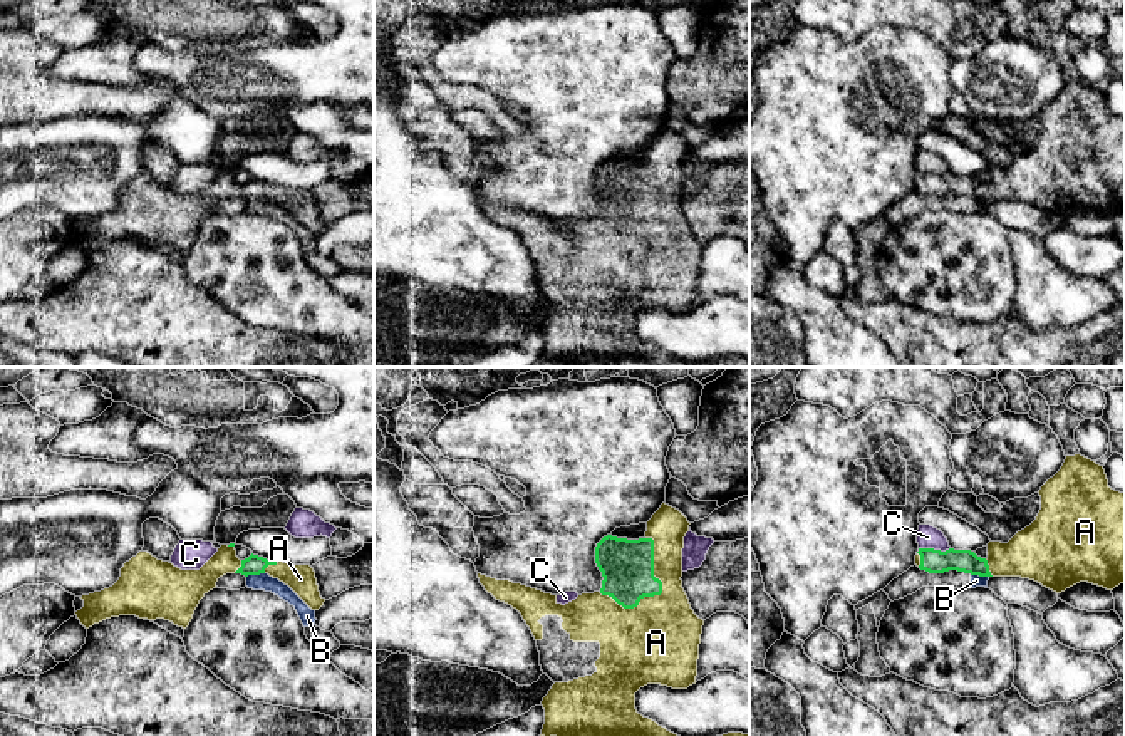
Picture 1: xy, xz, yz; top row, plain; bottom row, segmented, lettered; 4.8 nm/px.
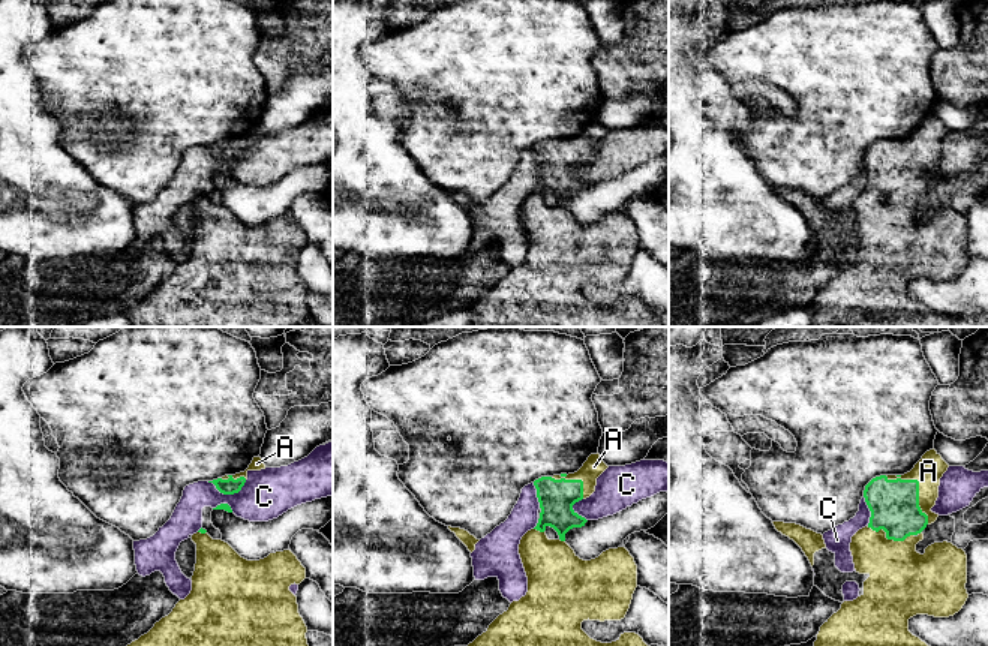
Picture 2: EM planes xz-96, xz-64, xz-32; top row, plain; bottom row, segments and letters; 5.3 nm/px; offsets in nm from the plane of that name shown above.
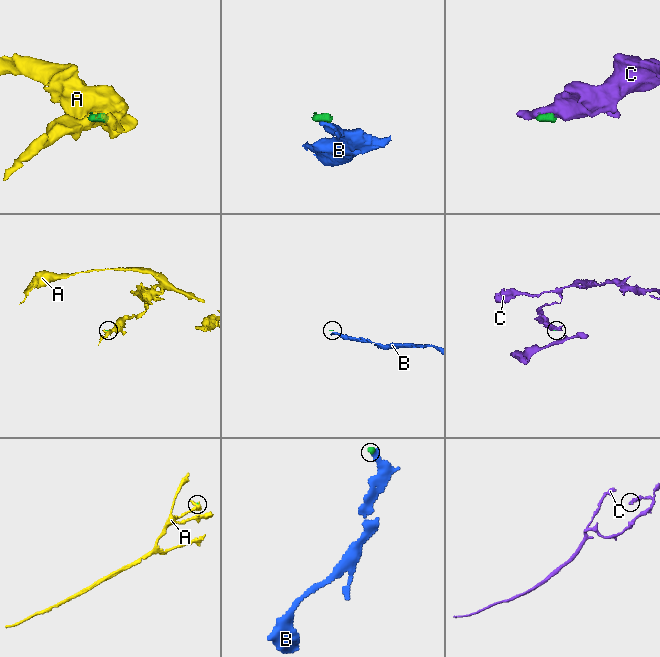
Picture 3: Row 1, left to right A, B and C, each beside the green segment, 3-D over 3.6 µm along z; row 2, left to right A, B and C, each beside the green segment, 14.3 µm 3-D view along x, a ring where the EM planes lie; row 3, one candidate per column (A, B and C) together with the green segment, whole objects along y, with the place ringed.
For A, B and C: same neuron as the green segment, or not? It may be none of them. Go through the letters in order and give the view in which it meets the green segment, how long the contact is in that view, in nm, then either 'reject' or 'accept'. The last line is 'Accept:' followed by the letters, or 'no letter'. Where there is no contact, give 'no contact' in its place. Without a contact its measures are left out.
A: contact in xz; length 380 nm; accept
B: contact in xy; length 90 nm; reject
C: contact in yz; length 150 nm; reject
Accept: A

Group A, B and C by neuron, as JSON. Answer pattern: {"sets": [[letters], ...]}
{"sets": [["A"], ["B"], ["C"]]}

